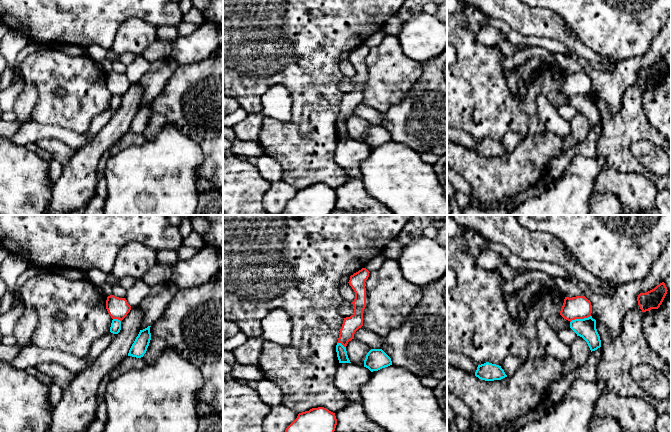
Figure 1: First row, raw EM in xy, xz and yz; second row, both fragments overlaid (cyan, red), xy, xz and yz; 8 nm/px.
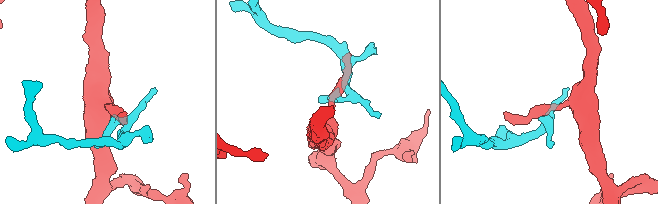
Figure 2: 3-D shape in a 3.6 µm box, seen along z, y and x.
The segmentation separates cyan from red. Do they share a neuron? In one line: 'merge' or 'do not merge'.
do not merge

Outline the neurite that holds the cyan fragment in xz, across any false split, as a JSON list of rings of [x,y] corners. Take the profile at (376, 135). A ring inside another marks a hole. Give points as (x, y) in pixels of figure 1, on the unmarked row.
[[[371,125],[364,136],[364,143],[371,148],[392,141],[391,134],[382,125]]]

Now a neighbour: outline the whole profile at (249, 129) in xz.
[[[248,114],[248,116],[235,125],[234,132],[240,141],[259,141],[259,134],[262,129],[263,115]]]

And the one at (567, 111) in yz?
[[[564,104],[556,107],[558,113],[568,122],[577,114],[577,110],[571,104]]]

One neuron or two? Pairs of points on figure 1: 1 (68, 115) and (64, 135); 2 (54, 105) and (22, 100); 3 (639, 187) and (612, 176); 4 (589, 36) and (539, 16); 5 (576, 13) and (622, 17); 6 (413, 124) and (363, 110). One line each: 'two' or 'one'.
1: two
2: two
3: one
4: two
5: one
6: two

